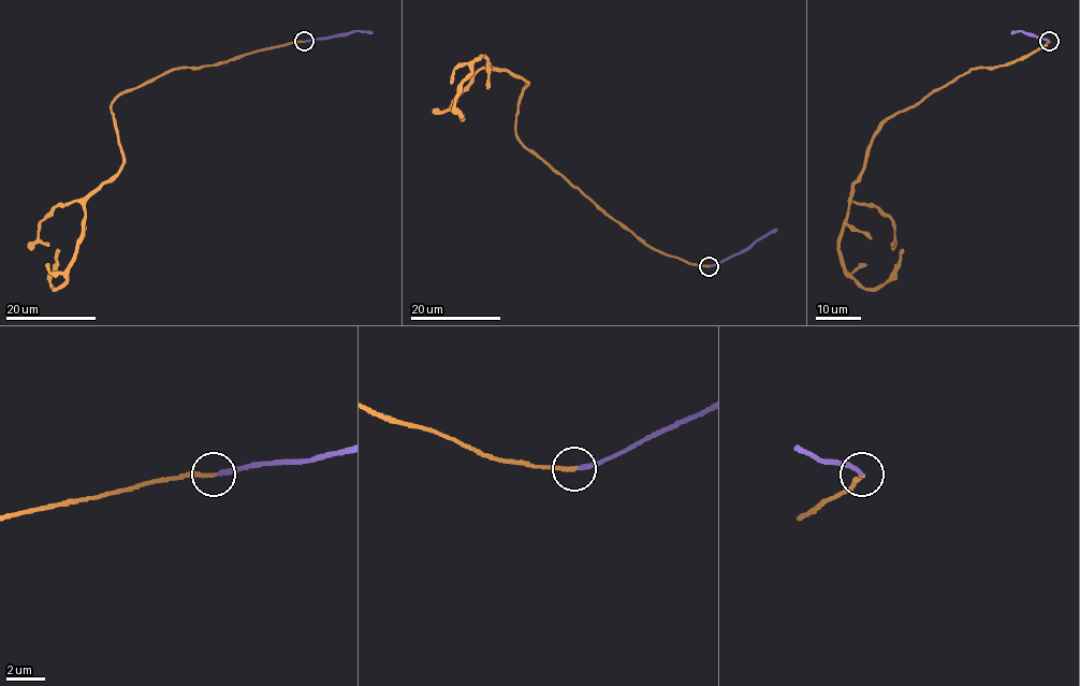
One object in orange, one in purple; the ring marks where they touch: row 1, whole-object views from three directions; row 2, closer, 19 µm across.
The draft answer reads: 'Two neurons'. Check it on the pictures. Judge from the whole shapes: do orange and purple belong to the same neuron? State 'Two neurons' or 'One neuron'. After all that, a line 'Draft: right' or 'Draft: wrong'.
One neuron
Draft: wrong

